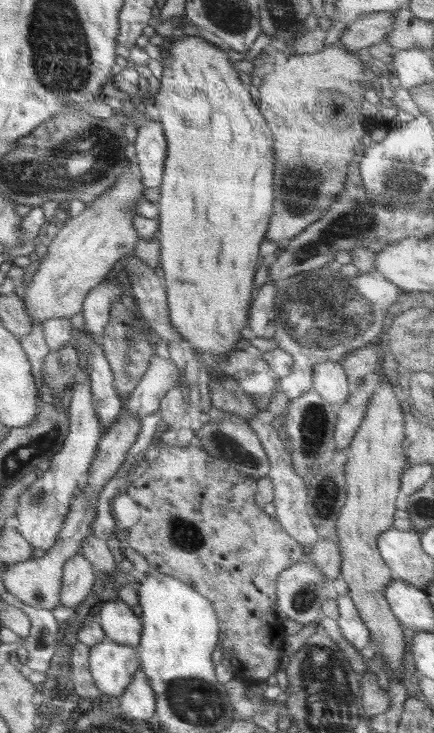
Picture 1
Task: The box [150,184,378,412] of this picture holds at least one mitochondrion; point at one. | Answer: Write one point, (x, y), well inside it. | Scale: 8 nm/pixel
(272, 302)

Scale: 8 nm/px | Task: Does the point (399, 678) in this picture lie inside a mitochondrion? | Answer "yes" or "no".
no

